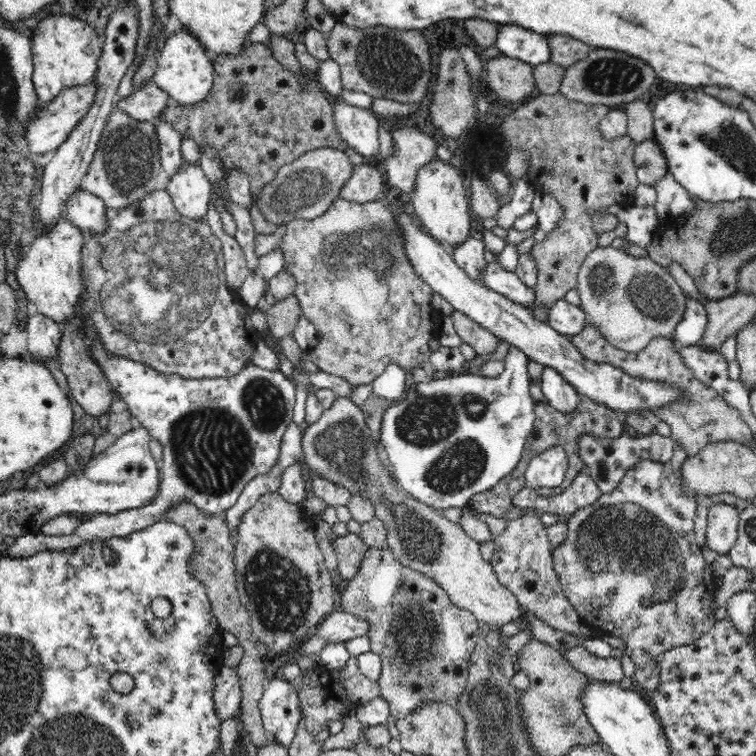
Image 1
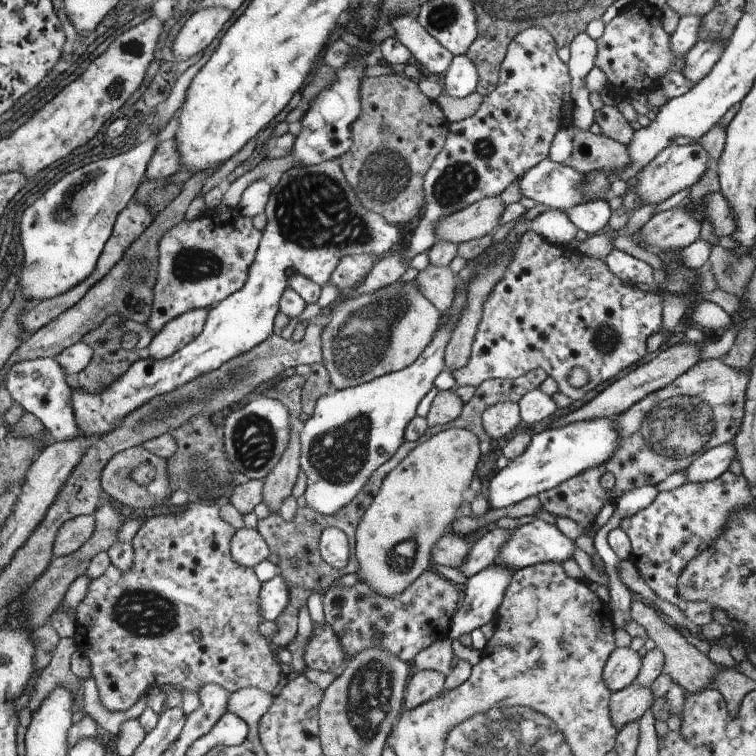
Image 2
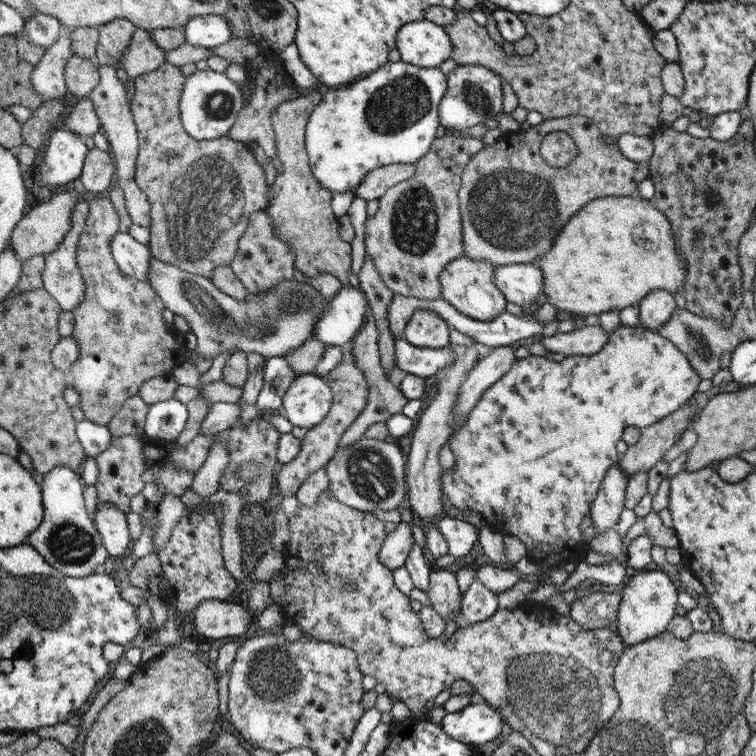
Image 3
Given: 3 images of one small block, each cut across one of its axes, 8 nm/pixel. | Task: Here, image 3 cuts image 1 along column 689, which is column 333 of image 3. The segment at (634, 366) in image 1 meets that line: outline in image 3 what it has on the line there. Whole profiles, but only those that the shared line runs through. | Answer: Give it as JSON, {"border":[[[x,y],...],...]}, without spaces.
{"border":[[[347,346],[341,350],[341,356],[339,356],[339,364],[329,372],[325,374],[325,380],[327,384],[331,386],[331,392],[333,392],[333,408],[331,408],[331,416],[327,416],[321,424],[317,424],[315,428],[311,428],[303,438],[303,450],[299,452],[299,458],[297,460],[291,460],[287,464],[281,466],[279,470],[279,490],[283,496],[287,494],[295,494],[297,488],[303,484],[303,480],[321,470],[323,466],[327,466],[327,462],[335,456],[335,450],[337,450],[337,444],[343,440],[343,432],[347,432],[347,428],[351,428],[351,424],[355,424],[355,420],[365,412],[367,404],[371,402],[371,394],[369,394],[369,382],[367,382],[367,376],[365,372],[357,366],[357,358],[353,354],[353,348]]]}

